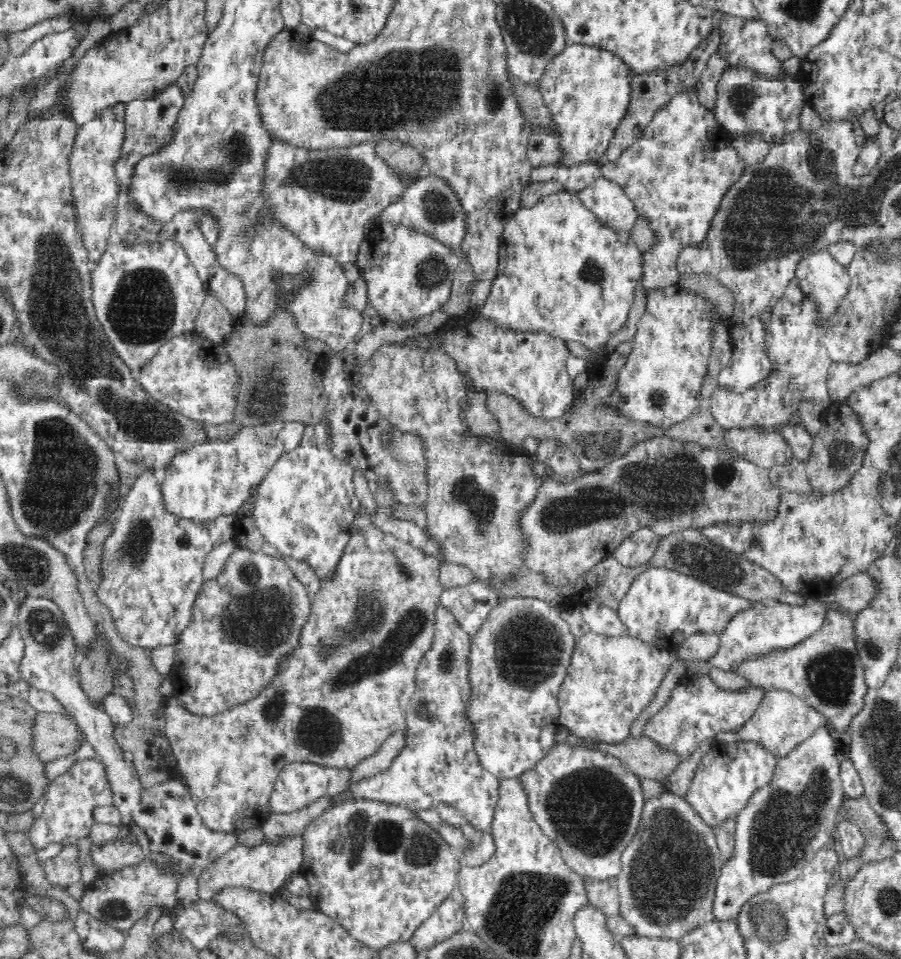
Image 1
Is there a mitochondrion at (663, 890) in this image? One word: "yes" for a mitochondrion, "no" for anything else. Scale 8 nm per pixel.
yes

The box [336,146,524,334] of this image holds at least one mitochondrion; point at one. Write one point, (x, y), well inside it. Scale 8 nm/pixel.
(438, 208)

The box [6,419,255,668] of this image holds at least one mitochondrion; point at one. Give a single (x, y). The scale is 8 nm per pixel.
(44, 626)

